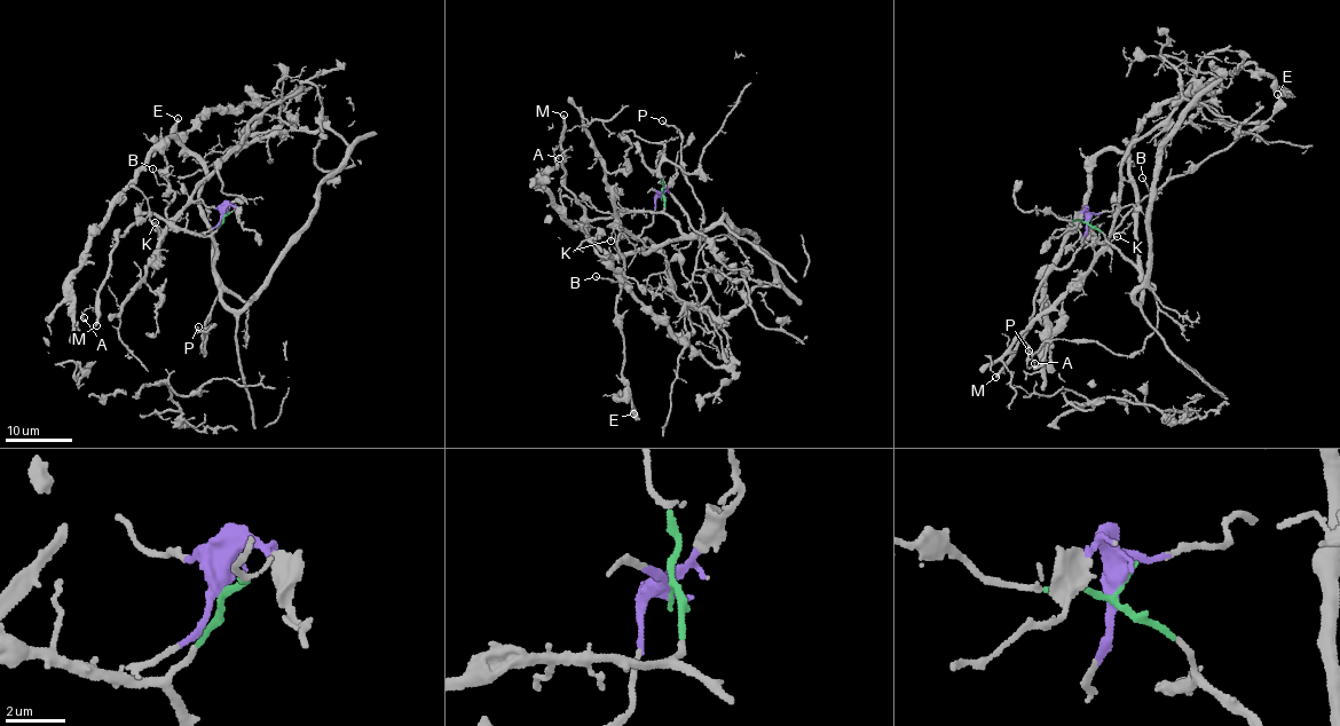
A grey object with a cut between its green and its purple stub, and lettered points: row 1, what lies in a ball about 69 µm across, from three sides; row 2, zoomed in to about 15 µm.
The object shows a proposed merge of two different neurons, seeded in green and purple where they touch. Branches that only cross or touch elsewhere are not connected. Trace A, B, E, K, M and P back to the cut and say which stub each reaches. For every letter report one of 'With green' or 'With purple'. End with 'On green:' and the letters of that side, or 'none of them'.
A: With green
B: With purple
E: With purple
K: With purple
M: With green
P: With green
On green: A, M, P

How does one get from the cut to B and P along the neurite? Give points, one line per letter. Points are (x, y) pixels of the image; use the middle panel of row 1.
B: (662, 195), (655, 199), (653, 221), (639, 234), (619, 233), (616, 245), (624, 276), (617, 282), (594, 276)
P: (662, 195), (664, 213), (679, 229), (701, 242), (700, 247), (702, 204), (687, 182), (682, 136), (662, 119)

